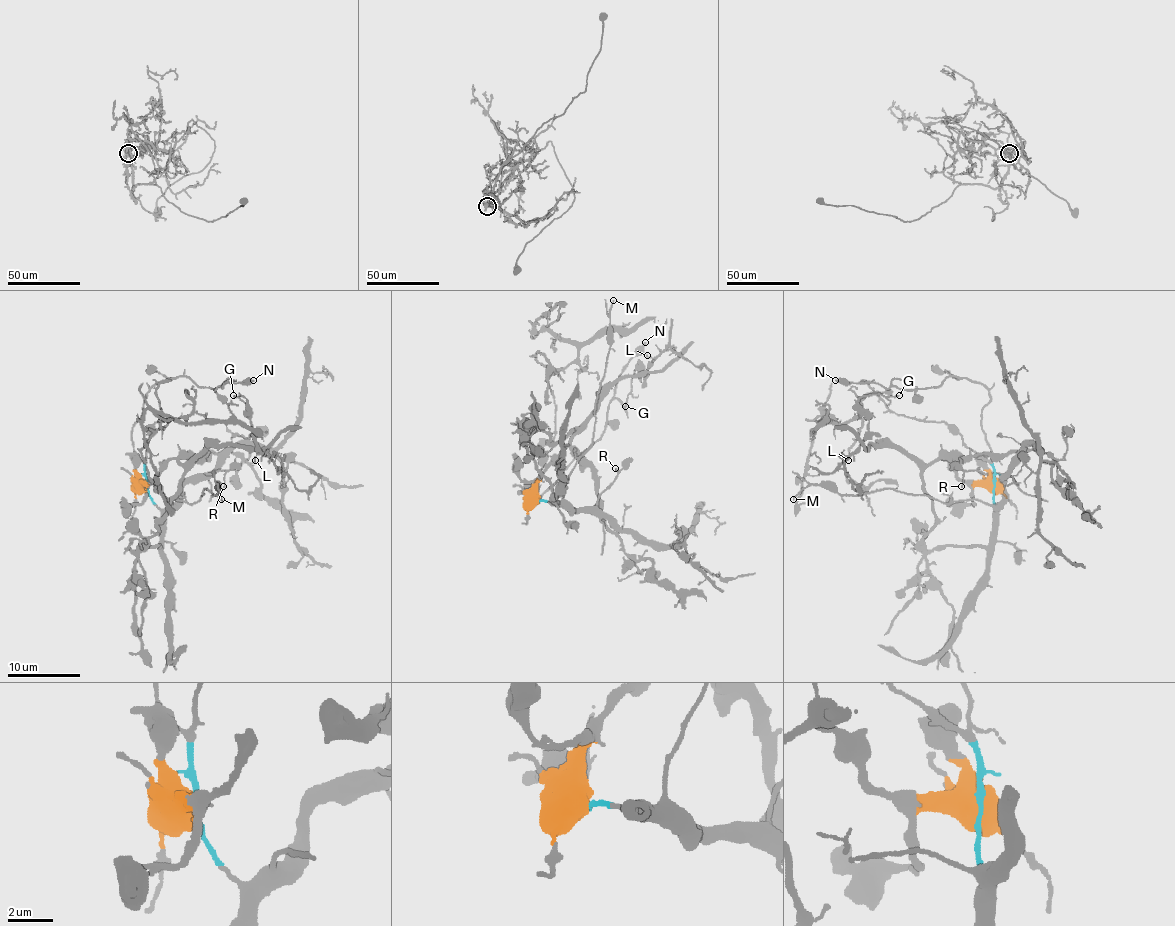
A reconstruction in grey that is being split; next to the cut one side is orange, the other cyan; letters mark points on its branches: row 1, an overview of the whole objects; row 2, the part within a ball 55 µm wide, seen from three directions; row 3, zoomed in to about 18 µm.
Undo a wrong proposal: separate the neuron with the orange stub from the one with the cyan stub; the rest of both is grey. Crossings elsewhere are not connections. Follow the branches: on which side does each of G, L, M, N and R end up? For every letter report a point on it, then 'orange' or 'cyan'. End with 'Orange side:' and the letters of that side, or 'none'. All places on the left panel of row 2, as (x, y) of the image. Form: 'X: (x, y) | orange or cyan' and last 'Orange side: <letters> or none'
G: (233, 395) | orange
L: (255, 460) | orange
M: (221, 499) | cyan
N: (253, 380) | cyan
R: (223, 486) | cyan
Orange side: G, L

